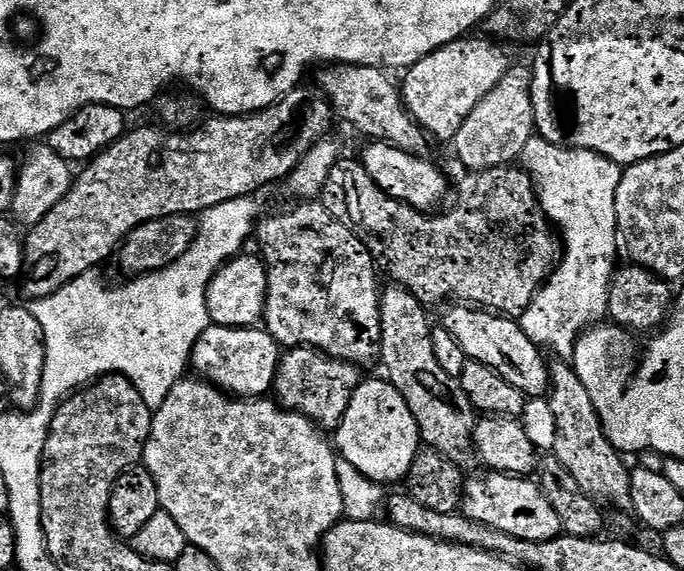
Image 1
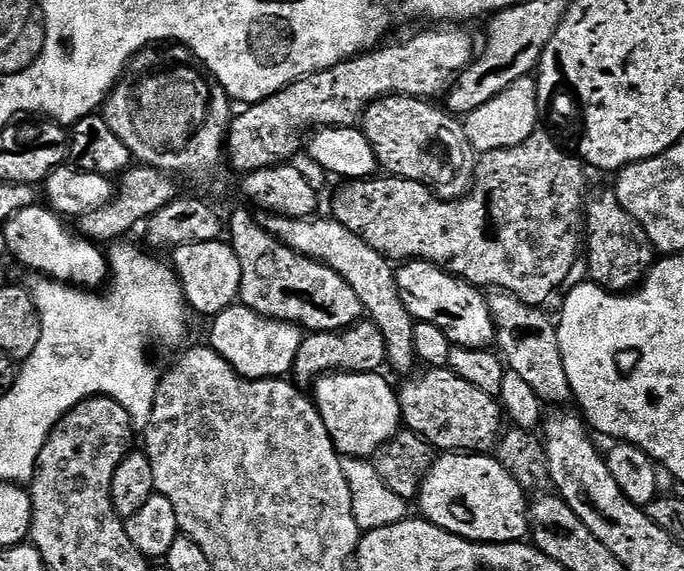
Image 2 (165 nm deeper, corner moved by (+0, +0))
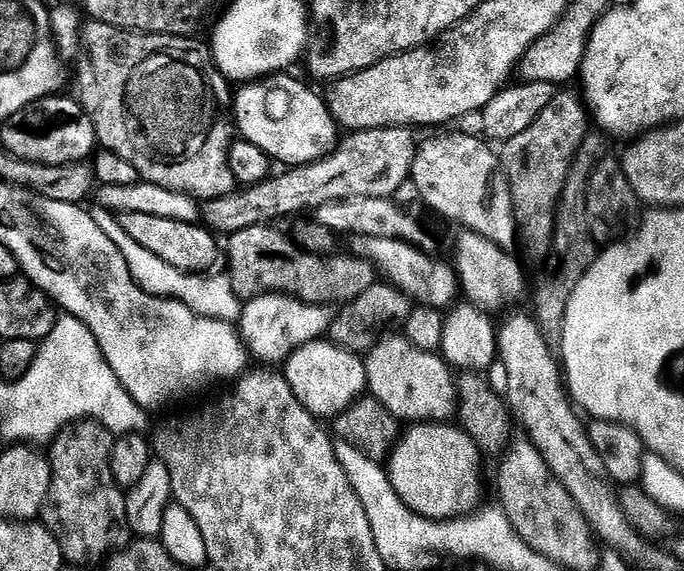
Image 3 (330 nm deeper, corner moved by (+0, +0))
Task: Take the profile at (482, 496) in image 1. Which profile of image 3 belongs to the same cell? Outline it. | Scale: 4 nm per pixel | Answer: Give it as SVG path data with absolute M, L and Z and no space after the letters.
M452 422L412 424L386 460L388 481L414 514L427 520L454 520L477 511L482 453L464 429Z

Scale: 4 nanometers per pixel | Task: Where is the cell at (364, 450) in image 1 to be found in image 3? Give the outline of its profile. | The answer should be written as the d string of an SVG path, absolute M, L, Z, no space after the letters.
M331 342L307 344L290 354L282 365L282 375L294 390L294 398L314 417L335 418L365 395L368 379L364 360Z

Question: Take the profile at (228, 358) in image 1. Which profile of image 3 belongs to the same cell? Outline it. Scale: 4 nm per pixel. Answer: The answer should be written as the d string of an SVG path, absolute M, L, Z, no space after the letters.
M269 294L256 296L241 307L238 321L240 338L253 361L261 360L264 366L280 366L294 350L307 344L323 341L328 335L334 315L331 307L323 304L304 304L293 296Z

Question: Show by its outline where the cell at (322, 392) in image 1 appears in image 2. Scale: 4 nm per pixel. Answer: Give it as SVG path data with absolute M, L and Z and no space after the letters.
M361 318L351 328L341 328L338 332L313 332L305 335L304 342L298 350L294 380L297 385L312 386L320 377L337 370L380 372L387 364L388 350L382 330L371 318Z

